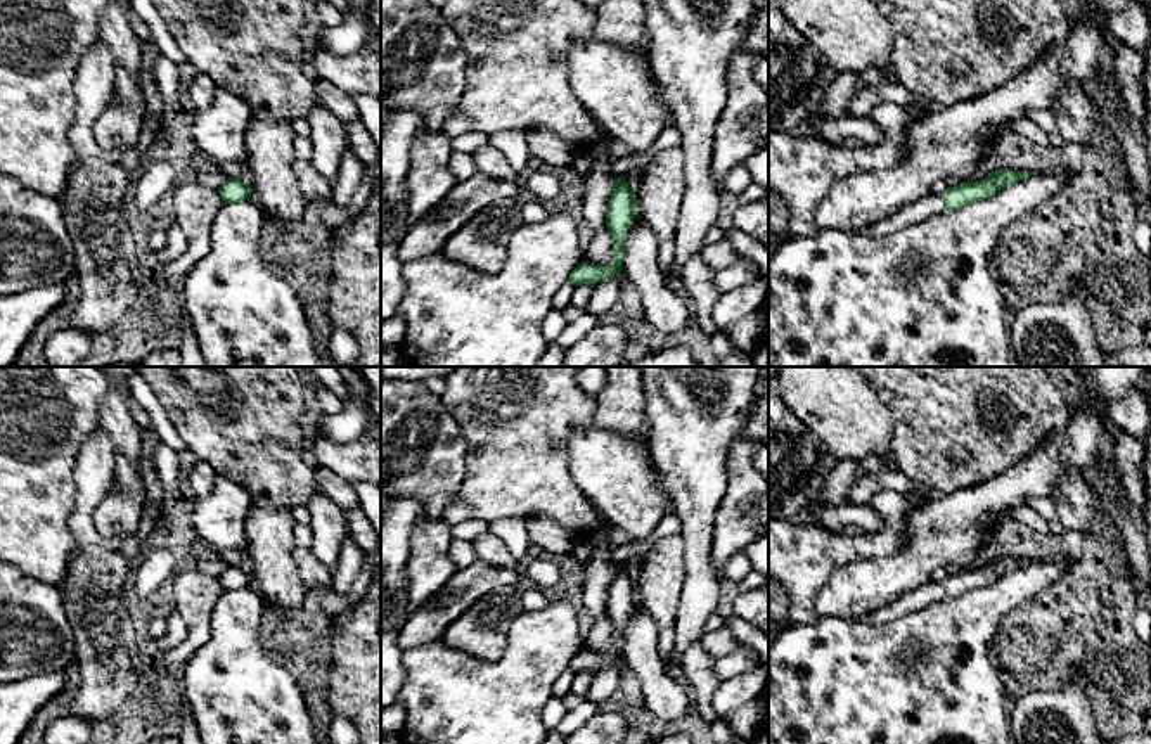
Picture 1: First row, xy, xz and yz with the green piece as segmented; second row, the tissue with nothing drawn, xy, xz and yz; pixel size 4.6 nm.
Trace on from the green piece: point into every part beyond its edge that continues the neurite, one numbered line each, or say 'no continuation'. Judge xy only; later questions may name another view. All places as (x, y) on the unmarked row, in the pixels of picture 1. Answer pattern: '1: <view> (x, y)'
no continuation

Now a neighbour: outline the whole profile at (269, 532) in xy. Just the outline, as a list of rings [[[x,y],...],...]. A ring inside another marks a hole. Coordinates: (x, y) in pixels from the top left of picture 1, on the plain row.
[[[253,507],[244,523],[249,574],[267,606],[294,611],[305,606],[305,588],[293,552],[296,521],[291,509]]]

